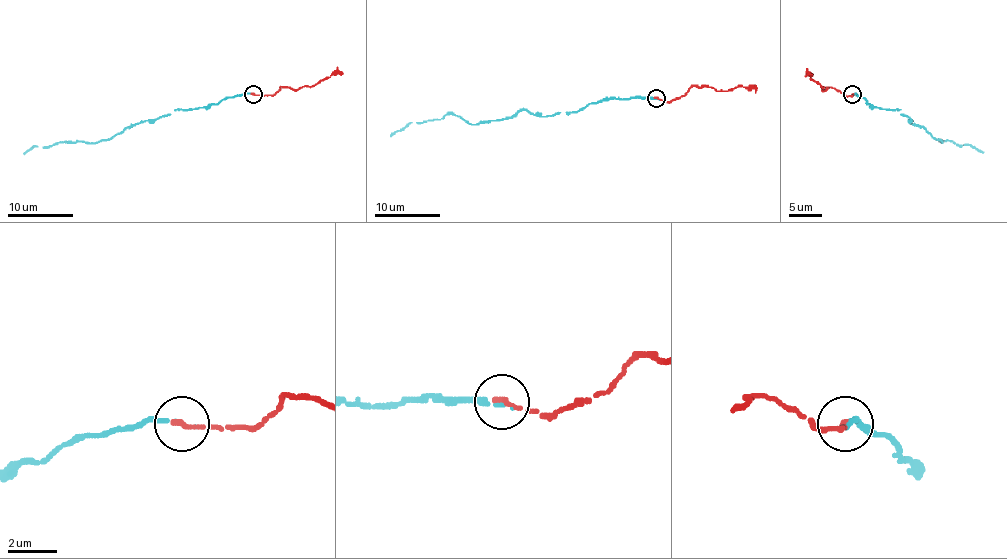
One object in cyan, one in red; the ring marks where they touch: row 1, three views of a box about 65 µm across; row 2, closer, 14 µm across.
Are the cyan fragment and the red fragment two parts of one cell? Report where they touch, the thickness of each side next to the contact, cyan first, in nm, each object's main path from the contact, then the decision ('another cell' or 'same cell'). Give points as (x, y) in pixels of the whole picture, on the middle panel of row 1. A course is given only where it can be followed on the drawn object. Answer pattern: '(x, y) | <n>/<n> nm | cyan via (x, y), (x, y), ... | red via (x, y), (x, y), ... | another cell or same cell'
(656, 98) | 180/280 nm | cyan via (656, 99), (610, 97), (545, 117), (519, 110), (474, 125), (447, 113), (439, 120), (409, 123), (391, 136) | red via (656, 97), (672, 101), (692, 86), (721, 91), (750, 86), (755, 93) | same cell

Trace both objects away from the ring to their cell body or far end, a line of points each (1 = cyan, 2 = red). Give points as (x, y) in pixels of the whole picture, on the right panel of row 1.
1: (854, 95), (865, 98), (868, 104), (898, 110), (942, 141), (983, 152)
2: (852, 95), (829, 87), (823, 91), (808, 75), (812, 74)

